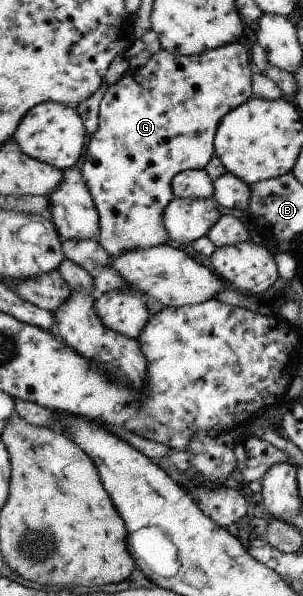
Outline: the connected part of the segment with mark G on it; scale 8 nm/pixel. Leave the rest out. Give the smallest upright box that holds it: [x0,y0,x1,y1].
[80,42,252,256]

